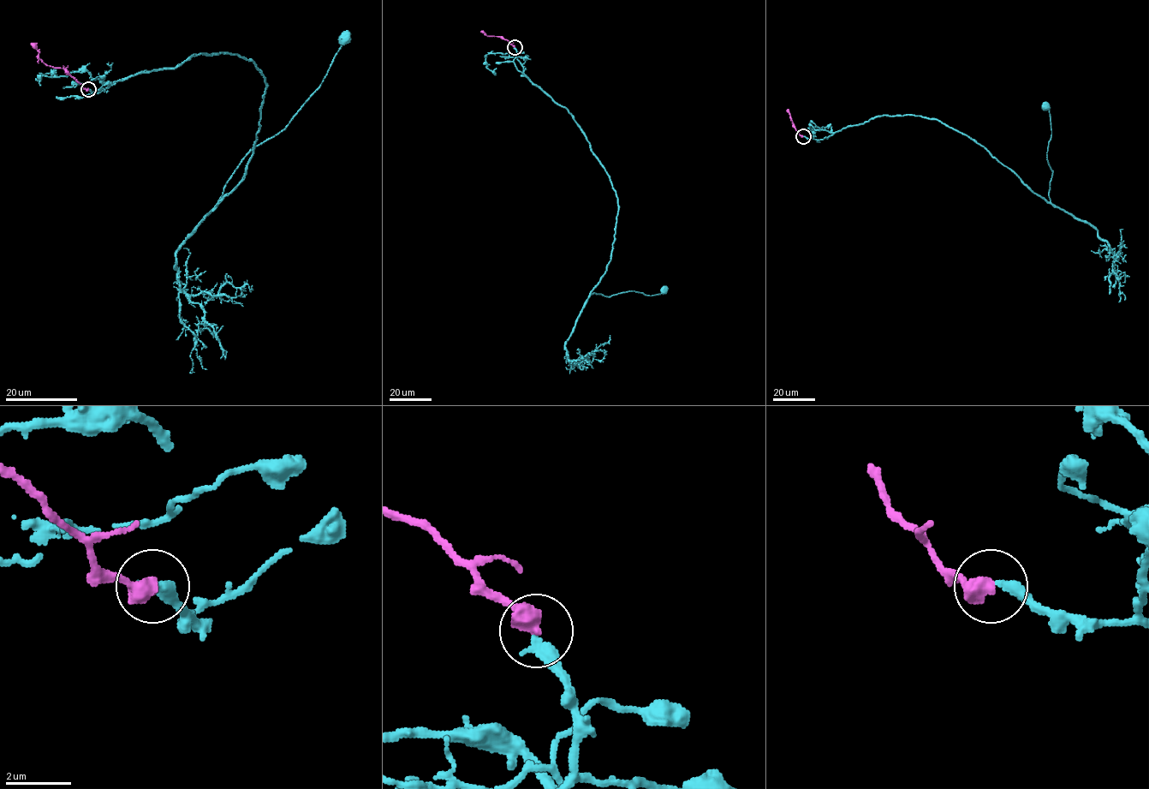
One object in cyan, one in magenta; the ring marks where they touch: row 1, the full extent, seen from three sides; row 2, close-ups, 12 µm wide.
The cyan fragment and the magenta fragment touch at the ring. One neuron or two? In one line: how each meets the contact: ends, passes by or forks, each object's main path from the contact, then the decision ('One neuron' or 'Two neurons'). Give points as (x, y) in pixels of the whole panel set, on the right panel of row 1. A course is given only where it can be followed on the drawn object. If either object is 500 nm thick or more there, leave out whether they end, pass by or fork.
Course of cyan: (803, 136), (827, 138), (884, 115), (937, 119), (982, 145), (1050, 202), (1046, 105). Course of magenta: (802, 136), (792, 123), (788, 109). One neuron

